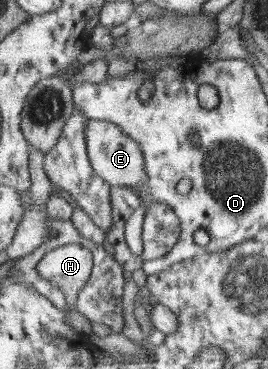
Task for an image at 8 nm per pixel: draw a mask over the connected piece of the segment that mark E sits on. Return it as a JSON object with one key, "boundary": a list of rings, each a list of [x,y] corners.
{"boundary":[[[88,120],[85,136],[87,136],[88,153],[95,172],[114,186],[132,188],[141,198],[141,194],[148,188],[150,182],[142,146],[131,136],[127,136],[117,123],[106,120]]]}

